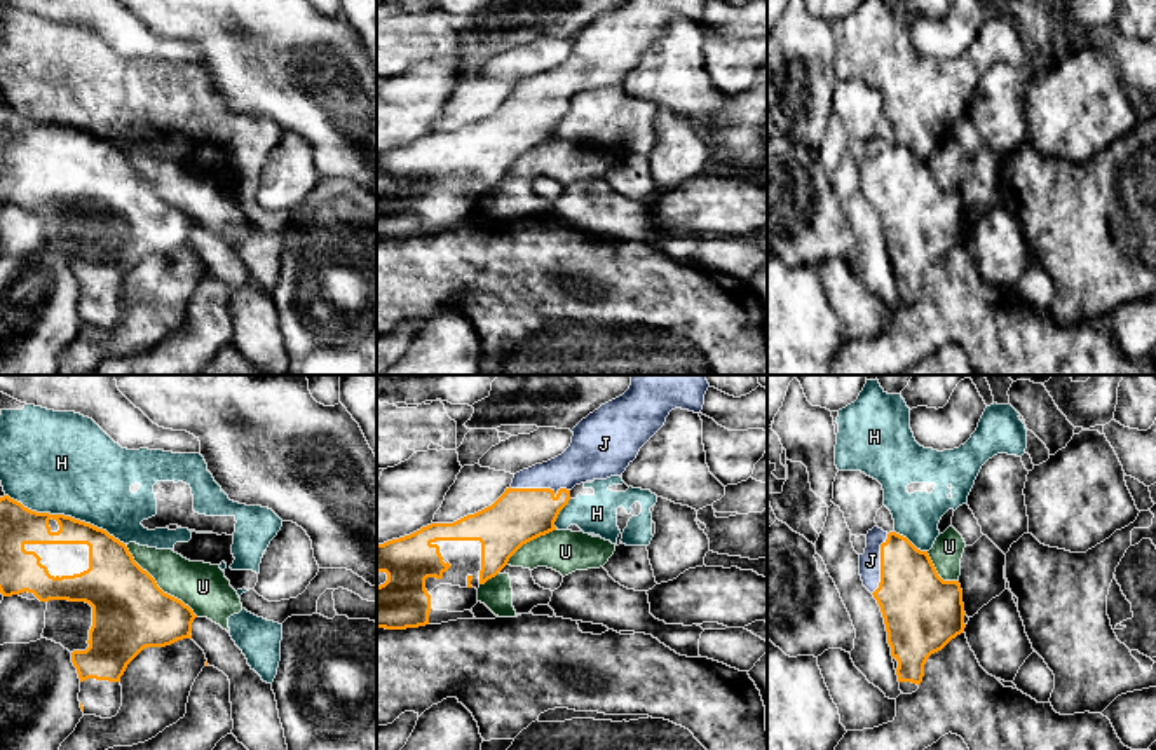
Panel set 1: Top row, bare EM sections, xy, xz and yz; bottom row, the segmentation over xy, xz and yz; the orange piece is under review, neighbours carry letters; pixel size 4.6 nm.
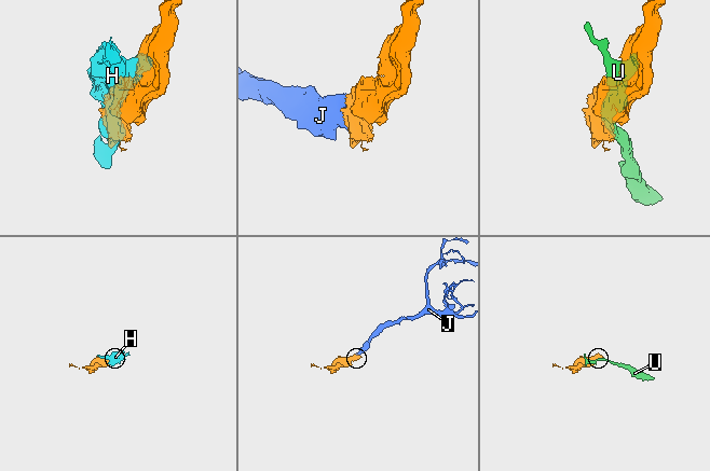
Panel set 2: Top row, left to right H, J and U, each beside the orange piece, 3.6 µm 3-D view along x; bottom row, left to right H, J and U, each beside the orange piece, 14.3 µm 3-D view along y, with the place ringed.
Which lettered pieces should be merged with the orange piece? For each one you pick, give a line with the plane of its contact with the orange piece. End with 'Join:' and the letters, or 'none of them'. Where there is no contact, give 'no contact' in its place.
J: xz
Join: J

